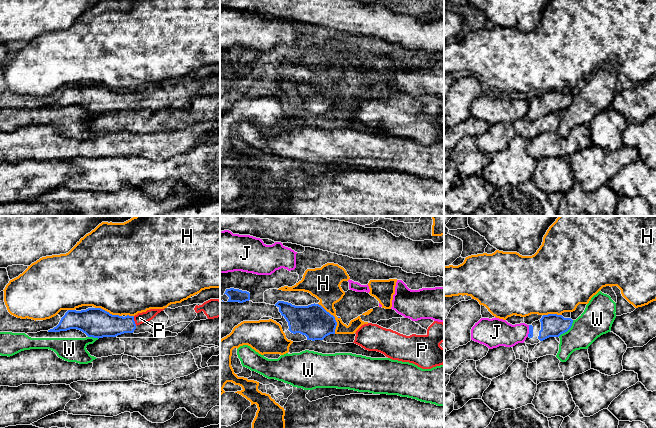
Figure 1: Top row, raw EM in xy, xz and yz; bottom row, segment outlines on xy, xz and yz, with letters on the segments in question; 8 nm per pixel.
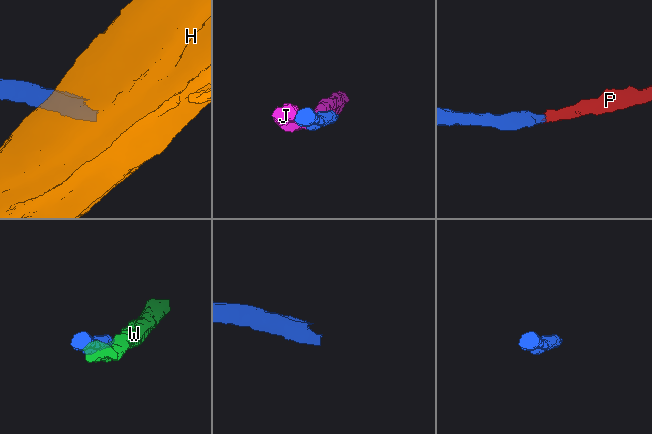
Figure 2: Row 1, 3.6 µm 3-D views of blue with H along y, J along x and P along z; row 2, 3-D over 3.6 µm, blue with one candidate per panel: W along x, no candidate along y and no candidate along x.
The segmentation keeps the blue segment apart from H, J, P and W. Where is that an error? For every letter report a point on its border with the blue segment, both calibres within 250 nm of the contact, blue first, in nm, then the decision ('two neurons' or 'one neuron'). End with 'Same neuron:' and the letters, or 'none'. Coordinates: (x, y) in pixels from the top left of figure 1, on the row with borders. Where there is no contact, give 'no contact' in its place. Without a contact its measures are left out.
H: contact xz (334, 317); calibres 260 and 220 nm; two neurons
J: contact yz (529, 331); calibres 50 and 220 nm; two neurons
P: contact xy (134, 321); calibres 200 and 90 nm; one neuron
W: contact yz (567, 330); calibres 190 and 260 nm; two neurons
Same neuron: P

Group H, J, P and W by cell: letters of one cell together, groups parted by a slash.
H / J / P / W

